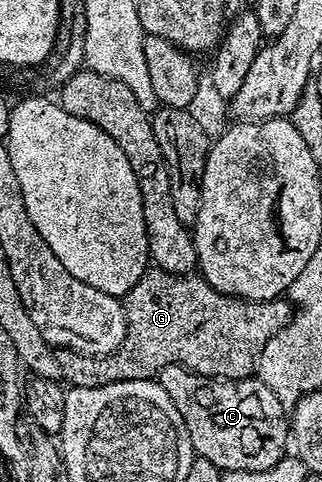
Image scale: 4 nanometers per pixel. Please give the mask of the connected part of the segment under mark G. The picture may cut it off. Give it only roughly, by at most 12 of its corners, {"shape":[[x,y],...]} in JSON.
{"shape":[[155,266],[122,298],[108,356],[58,348],[68,388],[150,380],[171,364],[247,380],[292,320]]}

